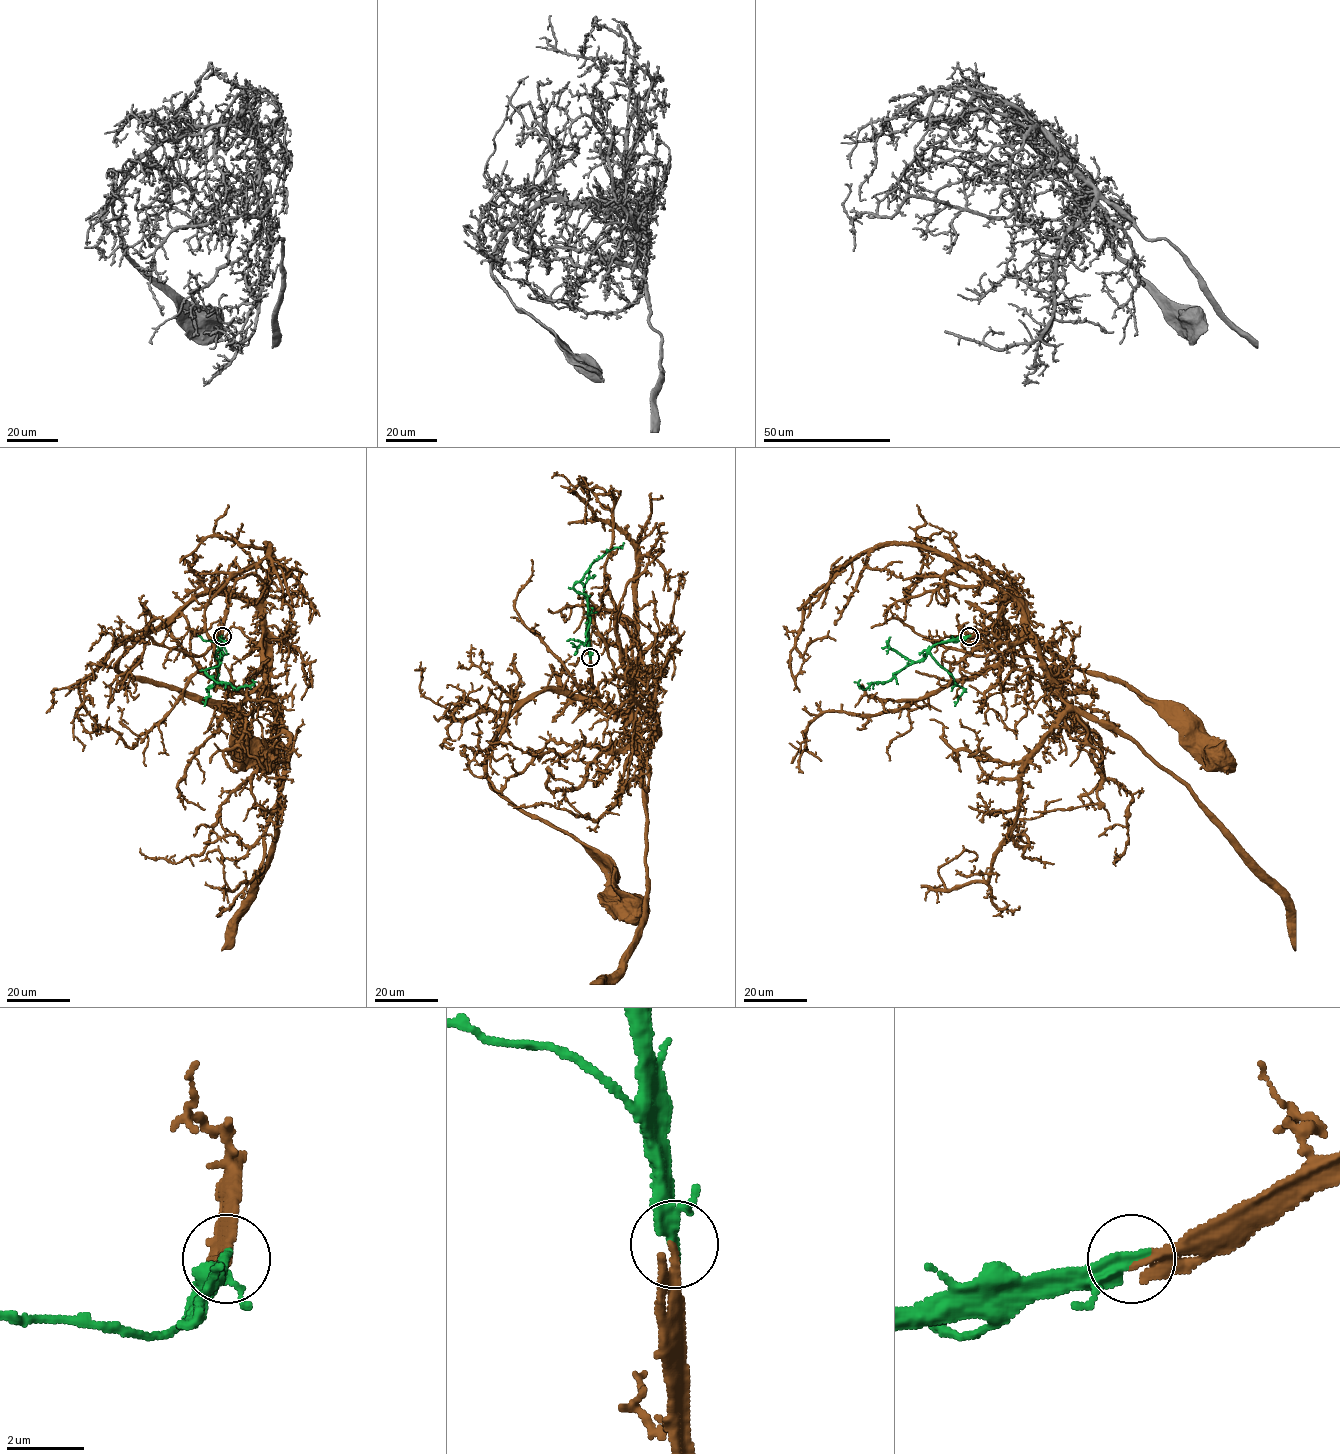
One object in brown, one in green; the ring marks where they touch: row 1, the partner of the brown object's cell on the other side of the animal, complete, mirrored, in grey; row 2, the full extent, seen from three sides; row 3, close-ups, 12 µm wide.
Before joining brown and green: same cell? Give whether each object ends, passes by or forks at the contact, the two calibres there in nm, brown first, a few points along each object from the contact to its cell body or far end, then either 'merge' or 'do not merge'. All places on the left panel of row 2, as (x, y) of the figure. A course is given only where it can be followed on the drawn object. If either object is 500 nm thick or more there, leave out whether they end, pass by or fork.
brown ends there; green passes by; 240 nm thick on the brown side, 280 nm on the other; brown runs (222, 636), (229, 596), (203, 593), (127, 651), (118, 669), (240, 718), (250, 729), (247, 741), (262, 756); green runs (222, 635), (219, 664), (205, 672), (215, 682), (227, 682), (236, 689), (255, 682); merge

